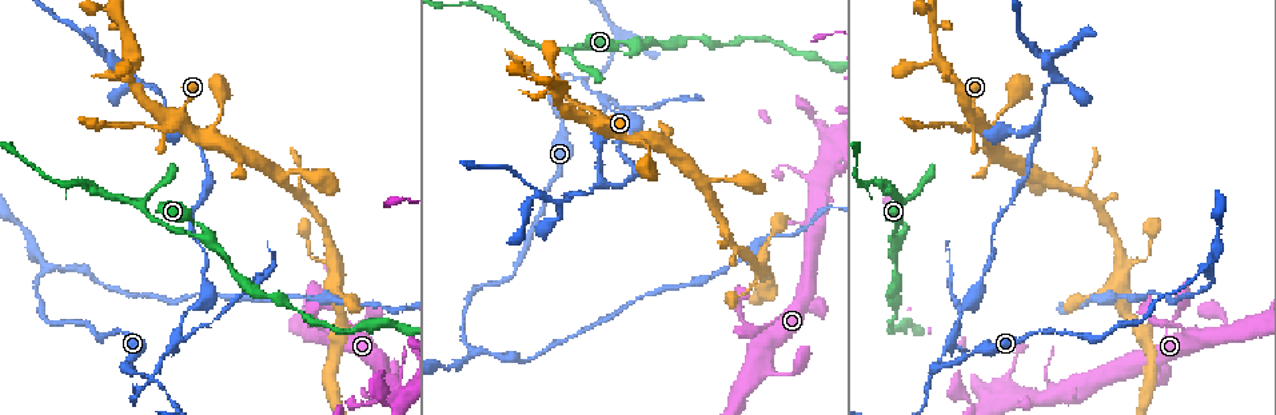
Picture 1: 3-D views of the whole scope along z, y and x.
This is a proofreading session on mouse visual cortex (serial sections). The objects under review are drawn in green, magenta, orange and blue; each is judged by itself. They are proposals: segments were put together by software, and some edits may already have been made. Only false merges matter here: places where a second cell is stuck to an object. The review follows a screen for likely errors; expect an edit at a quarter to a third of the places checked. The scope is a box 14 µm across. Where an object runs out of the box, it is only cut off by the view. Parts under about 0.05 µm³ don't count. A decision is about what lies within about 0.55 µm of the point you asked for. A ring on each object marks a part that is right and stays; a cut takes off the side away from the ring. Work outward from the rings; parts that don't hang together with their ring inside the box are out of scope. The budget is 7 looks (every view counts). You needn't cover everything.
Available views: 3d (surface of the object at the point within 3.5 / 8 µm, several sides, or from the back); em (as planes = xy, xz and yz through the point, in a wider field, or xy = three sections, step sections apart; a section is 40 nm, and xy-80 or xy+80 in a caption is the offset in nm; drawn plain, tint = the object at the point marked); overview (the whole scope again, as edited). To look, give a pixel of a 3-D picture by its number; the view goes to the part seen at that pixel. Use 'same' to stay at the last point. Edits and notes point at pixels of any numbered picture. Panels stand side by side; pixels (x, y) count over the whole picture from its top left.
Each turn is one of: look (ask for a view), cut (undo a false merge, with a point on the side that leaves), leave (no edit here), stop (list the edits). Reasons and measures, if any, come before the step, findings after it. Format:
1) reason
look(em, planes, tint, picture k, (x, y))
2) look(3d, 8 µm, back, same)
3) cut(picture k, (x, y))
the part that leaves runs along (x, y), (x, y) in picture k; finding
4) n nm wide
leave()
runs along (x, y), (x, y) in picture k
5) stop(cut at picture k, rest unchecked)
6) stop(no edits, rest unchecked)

calibre changes
look(3d, 3.5 µm, picture 1, (589, 108))

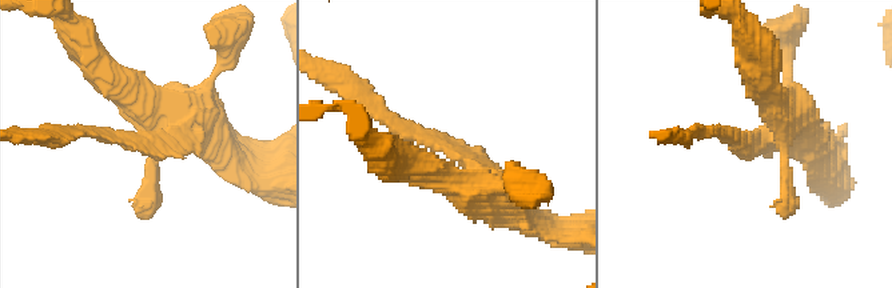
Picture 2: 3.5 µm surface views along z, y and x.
arms of 150, 400 nm; now the EM
look(em, xy, step 3, tint, picture 2, (445, 149))

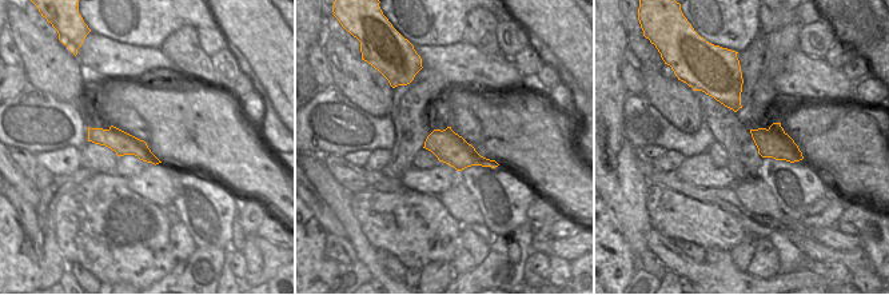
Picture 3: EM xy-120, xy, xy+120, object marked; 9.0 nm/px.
cut(picture 2, (421, 134))
a second cell is stuck on

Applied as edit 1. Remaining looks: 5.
calibre changes
look(3d, 8 µm, picture 1, (44, 271))

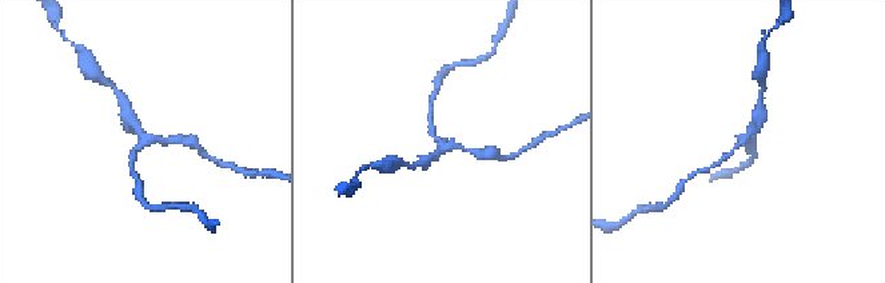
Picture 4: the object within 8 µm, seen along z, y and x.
3 arms; arms of 150, 150, 200 nm
look(em, xy, step 2, tint, picture 4, (441, 142))

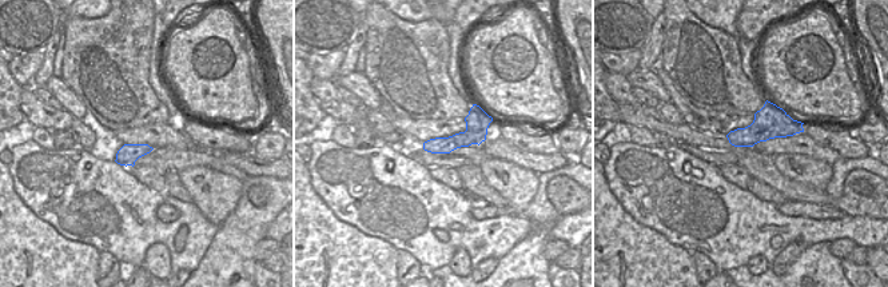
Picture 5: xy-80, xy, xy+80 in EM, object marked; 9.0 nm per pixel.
150 nm wide
leave()
runs along (488, 119), (465, 139), (426, 146) in picture 5; all the same cell

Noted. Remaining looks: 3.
calibre changes
look(3d, 3.5 µm, picture 1, (765, 238))

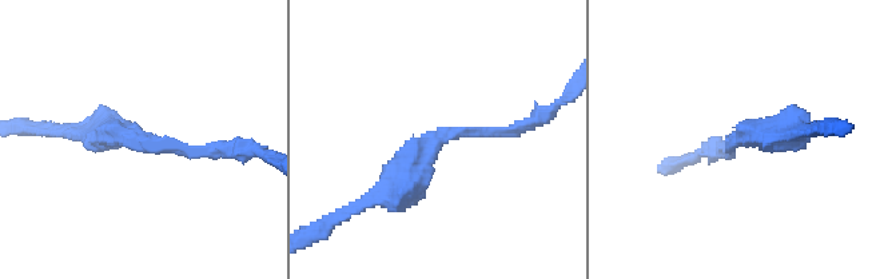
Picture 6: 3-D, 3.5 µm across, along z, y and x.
arms of 150, 350 nm
look(em, xy, step 2, tint, picture 6, (132, 139))

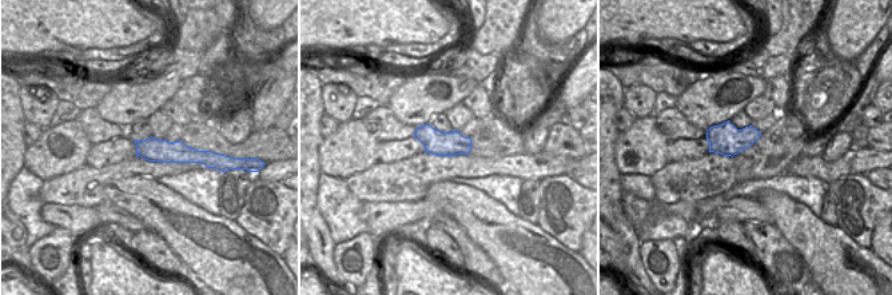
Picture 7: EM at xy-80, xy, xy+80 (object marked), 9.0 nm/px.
220 nm wide
leave()
runs along (139, 143), (144, 148), (206, 158) in picture 7; continuous, no second cell

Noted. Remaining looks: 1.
stop(cut at picture 2, rest unchecked)

